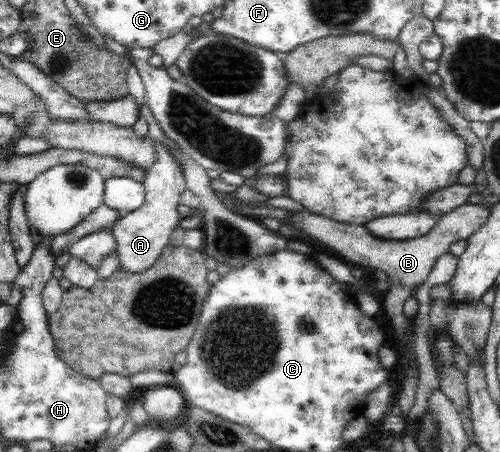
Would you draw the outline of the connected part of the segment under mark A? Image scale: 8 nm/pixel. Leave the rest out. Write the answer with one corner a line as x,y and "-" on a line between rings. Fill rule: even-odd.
157,142
154,144
157,158
142,181
146,190
143,206
134,212
121,215
119,221
111,226
111,231
118,244
118,268
133,274
147,270
157,262
162,250
169,244
171,232
180,226
183,219
177,207
180,204
181,193
186,189
184,173
180,163
172,157
172,152
164,144

